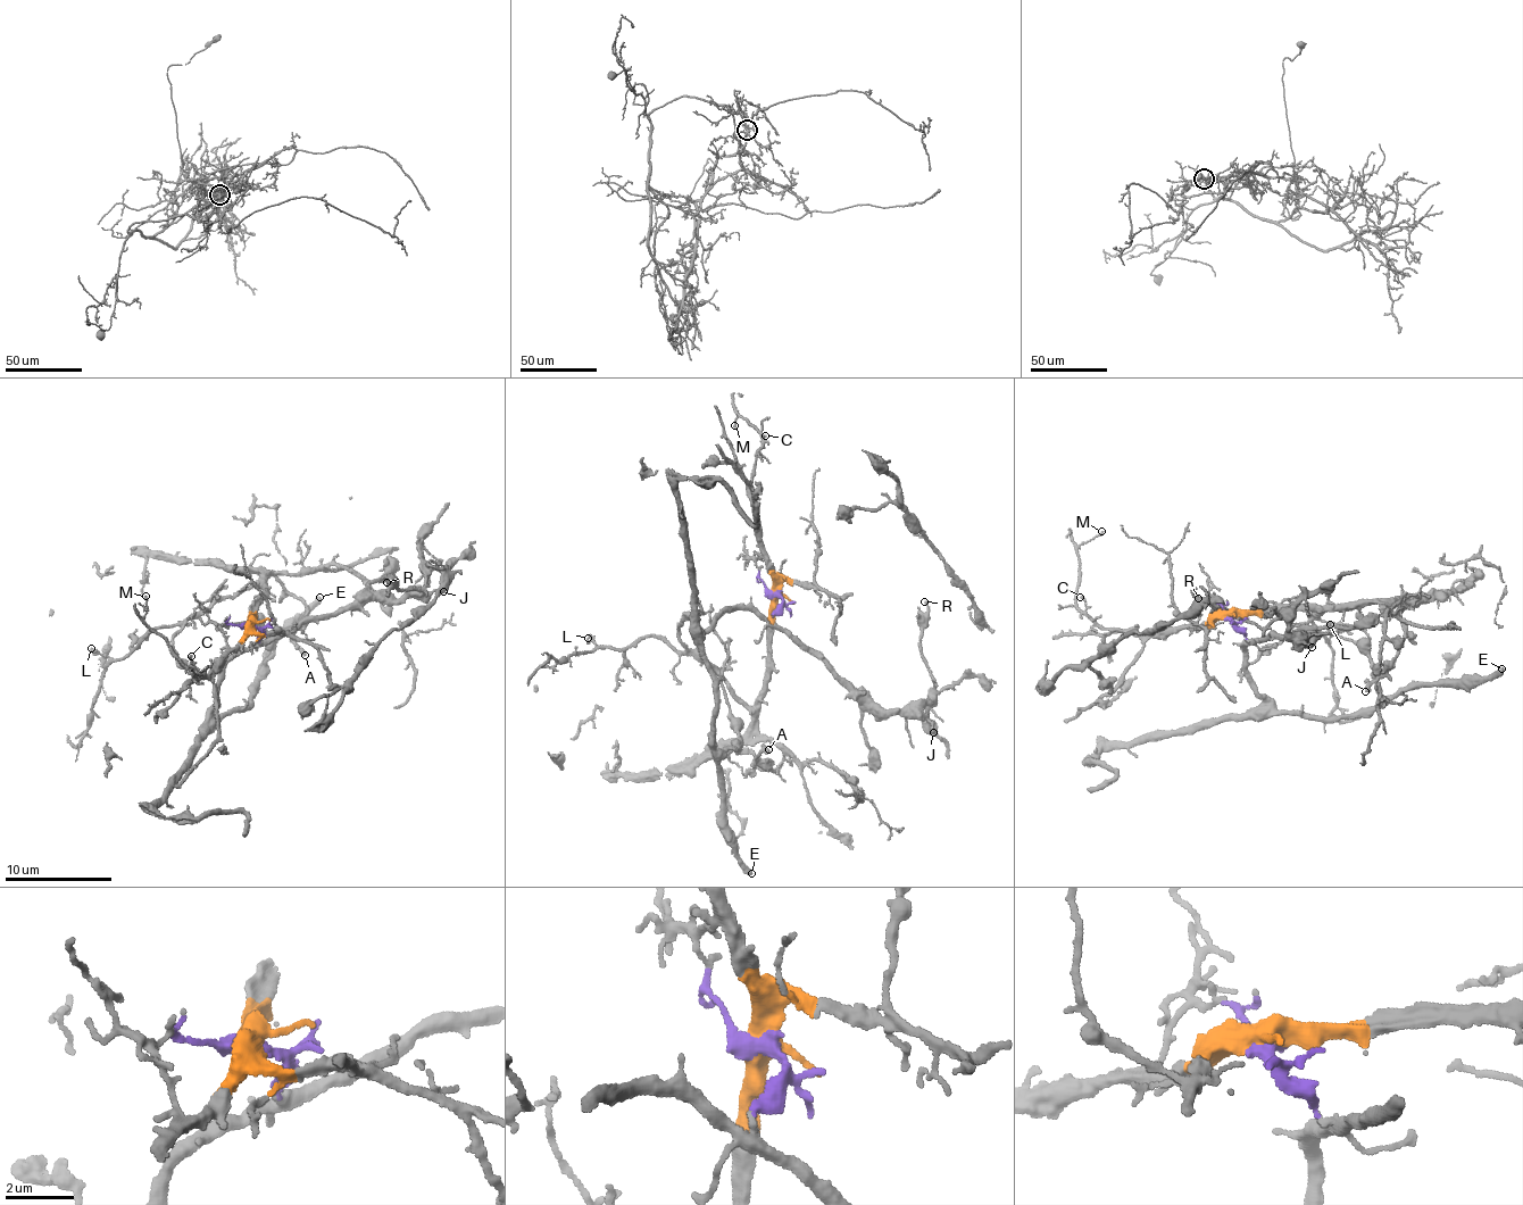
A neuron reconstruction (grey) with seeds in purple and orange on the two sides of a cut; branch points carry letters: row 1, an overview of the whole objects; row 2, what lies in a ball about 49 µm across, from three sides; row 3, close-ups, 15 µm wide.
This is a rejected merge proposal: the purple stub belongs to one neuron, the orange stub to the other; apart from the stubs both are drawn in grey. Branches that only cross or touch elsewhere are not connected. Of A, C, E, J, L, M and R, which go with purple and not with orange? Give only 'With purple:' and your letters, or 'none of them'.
With purple: E, J, R

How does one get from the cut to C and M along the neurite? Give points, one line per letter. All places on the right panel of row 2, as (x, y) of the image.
C: (1232, 615), (1216, 614), (1201, 623), (1174, 629), (1120, 631), (1100, 628), (1080, 596)
M: (1232, 615), (1216, 614), (1199, 625), (1143, 633), (1098, 628), (1076, 599), (1081, 567), (1076, 551), (1103, 531)

